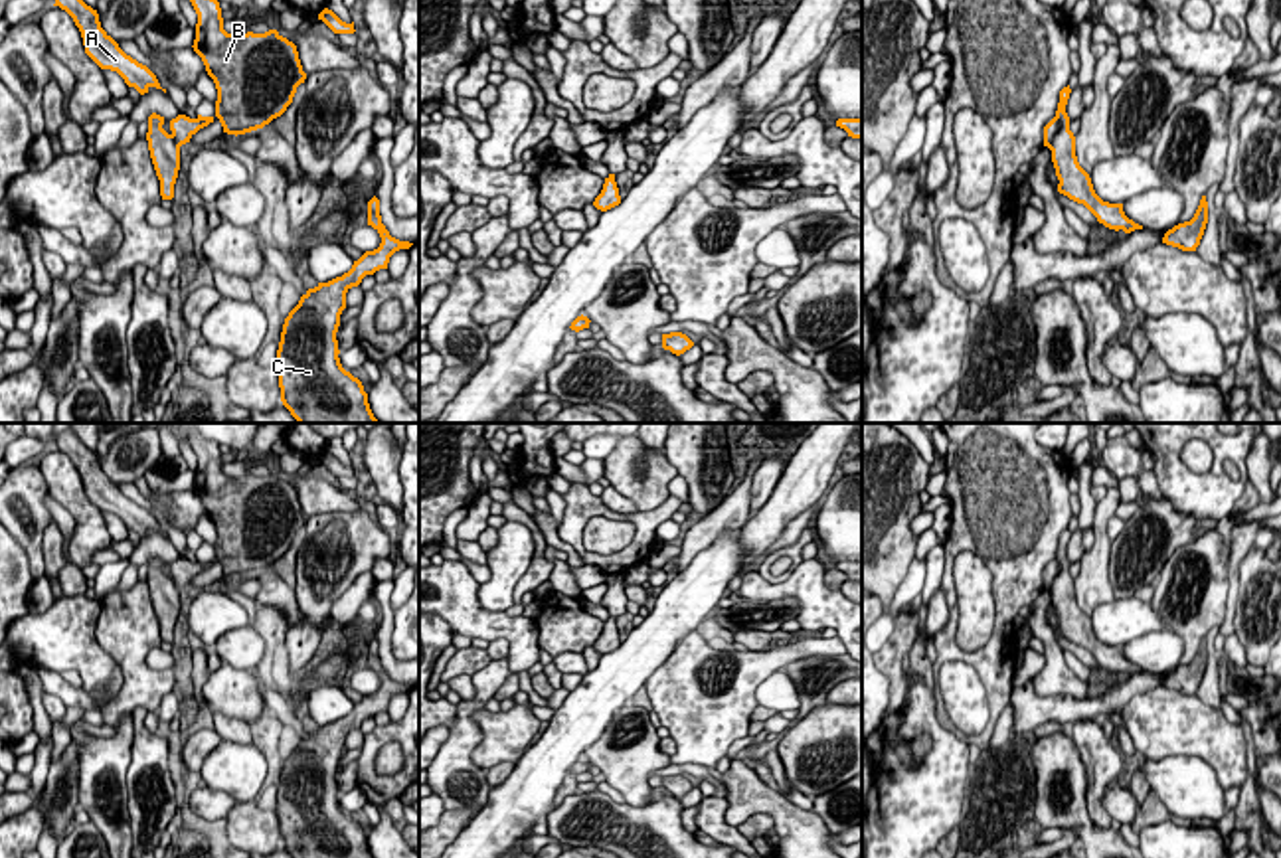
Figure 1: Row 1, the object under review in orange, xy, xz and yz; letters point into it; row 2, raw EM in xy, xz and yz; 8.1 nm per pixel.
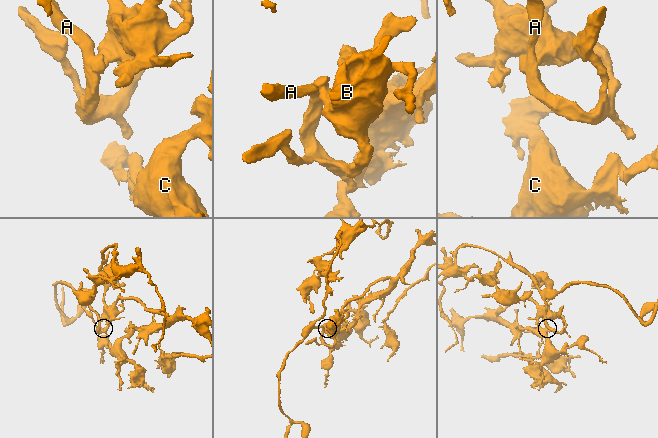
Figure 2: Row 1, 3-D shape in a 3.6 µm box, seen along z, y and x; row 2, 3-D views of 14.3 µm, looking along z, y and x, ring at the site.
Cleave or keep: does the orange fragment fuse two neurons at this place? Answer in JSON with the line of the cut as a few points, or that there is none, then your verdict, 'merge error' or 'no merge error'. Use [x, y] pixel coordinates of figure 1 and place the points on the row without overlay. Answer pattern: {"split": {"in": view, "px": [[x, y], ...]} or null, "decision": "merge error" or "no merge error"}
{"split": null, "decision": "no merge error"}

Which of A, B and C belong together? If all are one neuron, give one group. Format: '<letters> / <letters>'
A B C

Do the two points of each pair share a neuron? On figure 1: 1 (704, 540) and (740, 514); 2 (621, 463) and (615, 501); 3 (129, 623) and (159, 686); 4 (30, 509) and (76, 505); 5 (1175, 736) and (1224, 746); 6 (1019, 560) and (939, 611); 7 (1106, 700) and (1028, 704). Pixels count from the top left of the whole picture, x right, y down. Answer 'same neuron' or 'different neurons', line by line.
1: same neuron
2: different neurons
3: same neuron
4: different neurons
5: same neuron
6: different neurons
7: same neuron

